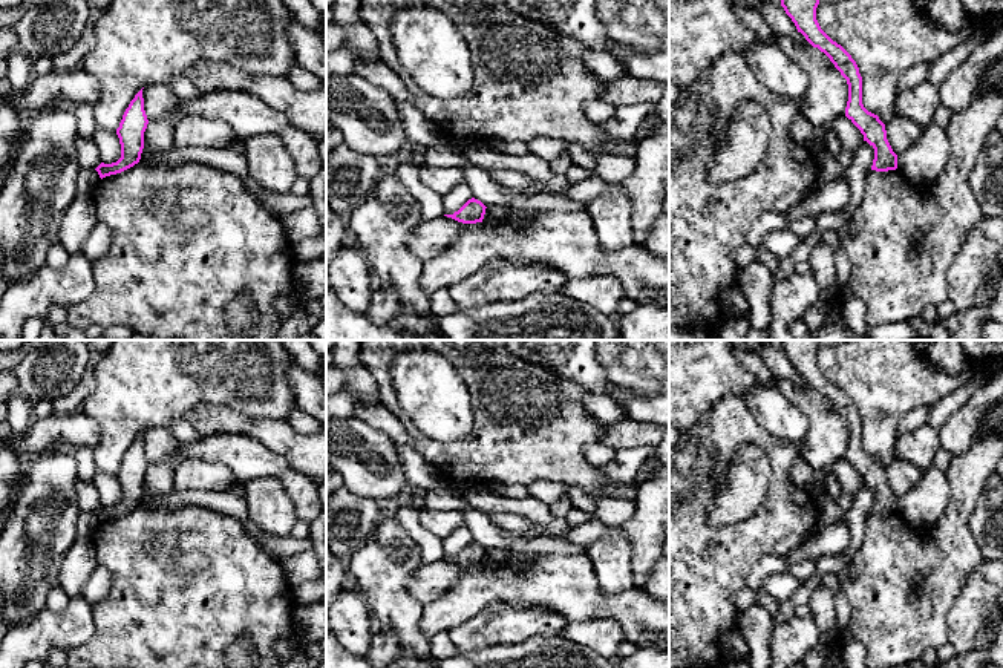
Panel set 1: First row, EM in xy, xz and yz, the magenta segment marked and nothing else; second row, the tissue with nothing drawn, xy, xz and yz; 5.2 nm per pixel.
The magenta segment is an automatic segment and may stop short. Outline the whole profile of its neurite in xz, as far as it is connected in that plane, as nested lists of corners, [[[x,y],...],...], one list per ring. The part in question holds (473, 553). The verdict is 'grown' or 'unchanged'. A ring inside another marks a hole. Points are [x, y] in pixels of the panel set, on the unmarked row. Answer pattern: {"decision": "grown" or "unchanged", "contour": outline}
{"decision": "unchanged", "contour": [[[472,541],[453,558],[444,558],[444,559],[452,561],[462,567],[476,567],[482,565],[485,552],[487,550],[481,544]]]}

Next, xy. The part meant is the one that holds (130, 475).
{"decision": "unchanged", "contour": [[[142,432],[135,438],[126,452],[116,478],[121,487],[121,501],[116,506],[101,506],[95,513],[100,521],[121,516],[139,506],[144,492],[144,475],[149,463],[144,454]]]}

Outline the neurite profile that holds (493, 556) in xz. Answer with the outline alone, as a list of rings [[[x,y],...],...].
[[[488,548],[485,552],[482,565],[487,568],[498,567],[505,561],[507,555],[508,555],[508,550],[505,548]]]

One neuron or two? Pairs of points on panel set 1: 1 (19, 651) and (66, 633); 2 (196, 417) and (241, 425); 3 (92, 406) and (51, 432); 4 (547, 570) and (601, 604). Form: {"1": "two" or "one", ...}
{"1": "one", "2": "one", "3": "two", "4": "one"}

